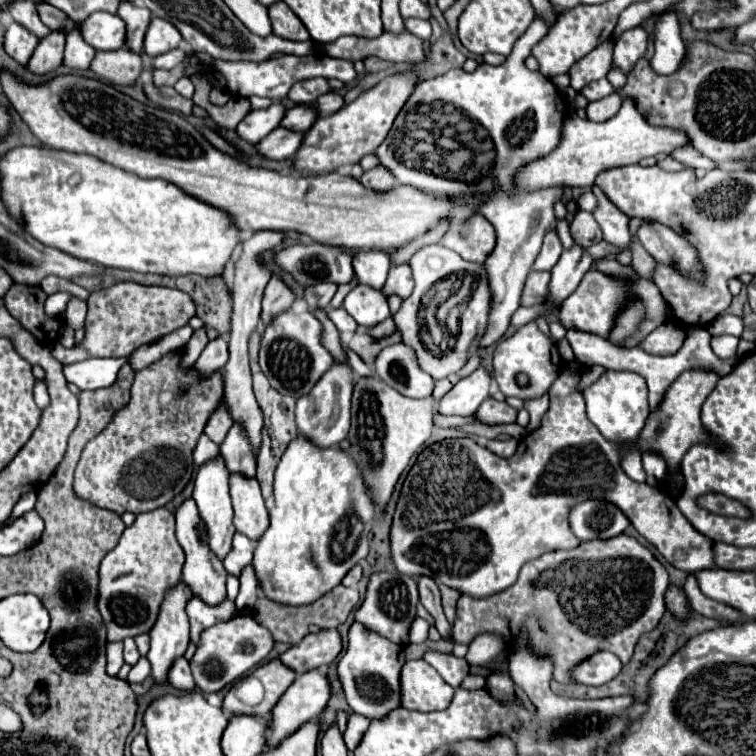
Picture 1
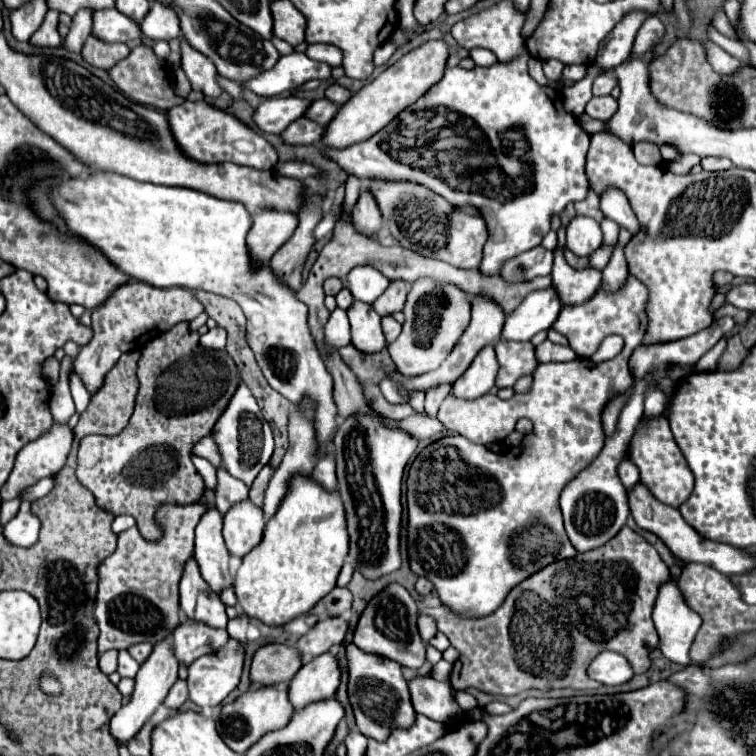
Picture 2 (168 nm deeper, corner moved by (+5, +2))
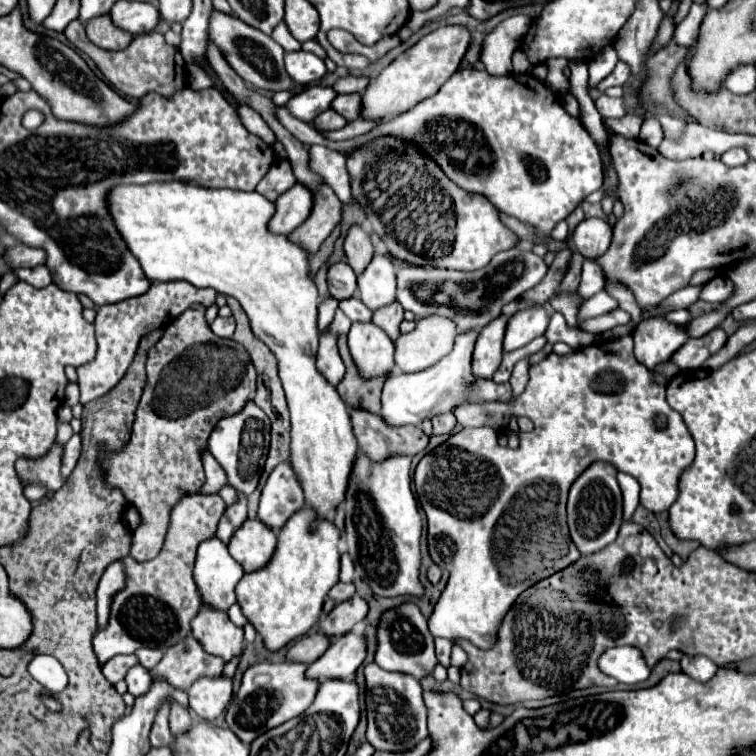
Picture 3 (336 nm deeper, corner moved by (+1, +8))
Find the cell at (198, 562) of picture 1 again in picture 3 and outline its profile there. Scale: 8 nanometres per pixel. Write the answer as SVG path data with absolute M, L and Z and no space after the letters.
M203 604L197 618L193 618L191 628L193 638L197 638L203 650L211 656L223 658L225 664L243 654L243 630L237 628L227 614L209 610L209 606Z

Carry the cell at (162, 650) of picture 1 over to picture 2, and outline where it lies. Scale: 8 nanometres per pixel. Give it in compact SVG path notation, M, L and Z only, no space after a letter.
M163 638L159 642L153 644L153 652L151 656L141 664L137 676L135 676L135 690L133 696L129 700L129 704L125 704L113 718L111 718L111 734L117 738L119 744L127 742L129 738L133 738L137 734L137 730L141 730L141 726L145 724L145 720L157 710L157 706L165 700L169 688L175 684L177 680L177 668L179 668L179 660L173 652L173 644Z

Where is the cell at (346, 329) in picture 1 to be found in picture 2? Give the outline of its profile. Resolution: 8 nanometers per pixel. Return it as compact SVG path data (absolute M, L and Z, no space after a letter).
M335 308L331 312L331 318L325 326L325 342L333 346L345 346L351 342L351 330L349 330L349 320L347 314L341 308Z

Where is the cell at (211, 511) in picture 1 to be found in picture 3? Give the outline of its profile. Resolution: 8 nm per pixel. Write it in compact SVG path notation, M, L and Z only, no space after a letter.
M219 538L201 542L193 580L201 592L201 600L219 612L227 612L235 602L235 586L243 578L243 568L231 558L227 546Z

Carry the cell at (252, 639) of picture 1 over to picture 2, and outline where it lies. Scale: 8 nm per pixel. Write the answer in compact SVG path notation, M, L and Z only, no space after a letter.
M229 638L223 648L219 648L217 652L211 652L211 654L205 654L205 656L197 658L197 660L189 666L189 678L187 678L189 698L191 698L197 706L201 706L201 708L205 708L205 706L213 708L213 706L221 704L223 698L239 684L239 678L241 678L241 672L243 672L245 648L247 648L247 644L241 644L239 640Z

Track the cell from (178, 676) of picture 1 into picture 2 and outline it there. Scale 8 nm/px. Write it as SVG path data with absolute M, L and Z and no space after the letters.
M179 678L179 680L173 684L173 688L169 690L169 694L167 694L167 698L165 698L165 706L171 708L171 712L175 712L187 698L189 698L189 696L187 696L187 682Z

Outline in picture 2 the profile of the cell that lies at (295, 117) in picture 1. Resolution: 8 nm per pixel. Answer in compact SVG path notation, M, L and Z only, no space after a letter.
M321 98L321 100L311 102L311 106L305 110L305 118L313 120L313 122L317 122L321 126L325 126L335 116L335 112L337 112L337 106L333 102Z

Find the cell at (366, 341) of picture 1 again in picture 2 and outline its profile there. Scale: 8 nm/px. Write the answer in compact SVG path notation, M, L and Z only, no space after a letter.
M347 344L347 346L341 346L339 350L341 350L343 360L353 368L357 378L361 380L363 392L367 396L365 400L369 404L373 404L373 408L377 408L377 412L381 412L393 420L403 420L411 414L417 414L409 404L389 404L381 396L381 390L377 388L377 382L385 378L385 372L389 372L389 368L393 368L387 348L383 348L375 354L365 354L365 352L357 350L353 344Z

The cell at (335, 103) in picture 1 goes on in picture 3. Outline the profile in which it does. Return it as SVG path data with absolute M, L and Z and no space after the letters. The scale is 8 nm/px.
M345 76L345 78L339 78L333 88L339 94L351 94L351 92L361 94L367 88L367 84L369 84L369 80L365 76Z

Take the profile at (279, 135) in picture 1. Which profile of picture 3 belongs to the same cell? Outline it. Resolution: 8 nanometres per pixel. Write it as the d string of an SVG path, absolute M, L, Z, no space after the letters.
M325 110L323 114L319 114L319 118L313 120L313 126L317 130L341 130L345 124L347 124L347 120L341 114L337 114L335 110Z

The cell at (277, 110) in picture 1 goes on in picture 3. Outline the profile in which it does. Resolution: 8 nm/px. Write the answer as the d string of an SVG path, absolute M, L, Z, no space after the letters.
M309 86L305 88L305 92L291 98L287 102L287 108L295 118L303 122L313 122L323 110L331 108L335 96L337 92L329 86Z

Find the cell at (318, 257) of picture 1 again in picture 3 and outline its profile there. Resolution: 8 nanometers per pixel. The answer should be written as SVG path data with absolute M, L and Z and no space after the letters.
M353 296L353 298L349 298L349 300L341 300L341 302L339 302L339 308L341 308L353 322L371 322L373 312L371 312L357 296Z

